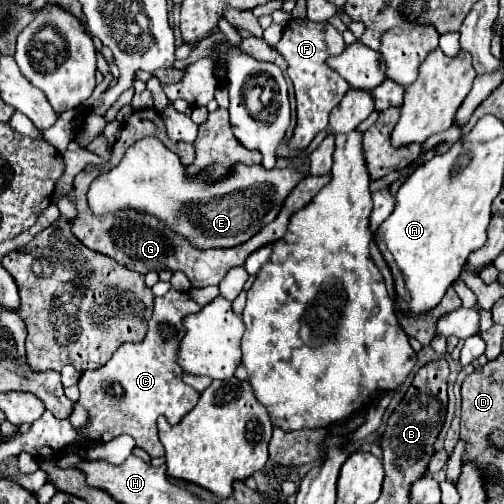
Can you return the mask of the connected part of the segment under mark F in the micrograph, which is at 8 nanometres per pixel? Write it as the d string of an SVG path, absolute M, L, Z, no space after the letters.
M291 19L283 27L283 37L275 45L275 51L289 63L287 75L293 81L297 97L297 127L289 141L293 149L307 147L319 131L327 129L331 109L341 103L341 99L349 91L349 83L325 63L329 55L337 55L341 53L341 49L345 49L343 35L329 21L313 23L307 19Z

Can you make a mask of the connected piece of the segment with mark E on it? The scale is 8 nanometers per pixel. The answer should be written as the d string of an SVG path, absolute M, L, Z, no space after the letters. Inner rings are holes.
M151 136L134 143L115 168L99 175L91 183L87 199L97 217L119 211L139 211L159 219L197 249L237 247L247 243L279 215L289 193L305 177L307 175L295 167L265 169L263 165L249 167L239 163L233 165L225 177L217 177L215 181L205 171L193 177L187 175L187 167L181 163L177 153ZM189 203L193 203L193 225L185 215L185 207Z

